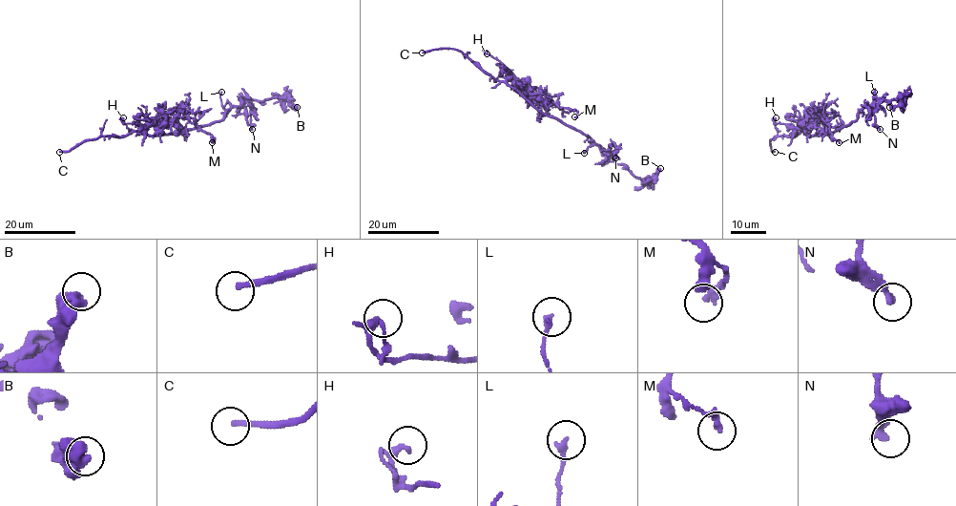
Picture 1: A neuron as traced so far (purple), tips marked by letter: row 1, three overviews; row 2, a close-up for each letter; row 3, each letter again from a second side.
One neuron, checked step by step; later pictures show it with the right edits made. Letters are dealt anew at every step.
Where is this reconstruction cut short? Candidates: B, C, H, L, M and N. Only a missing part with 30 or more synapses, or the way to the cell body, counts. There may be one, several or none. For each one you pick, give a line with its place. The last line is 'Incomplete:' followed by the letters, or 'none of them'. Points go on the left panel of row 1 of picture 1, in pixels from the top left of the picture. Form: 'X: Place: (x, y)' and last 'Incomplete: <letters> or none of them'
C: Place: (59, 152)
Incomplete: C

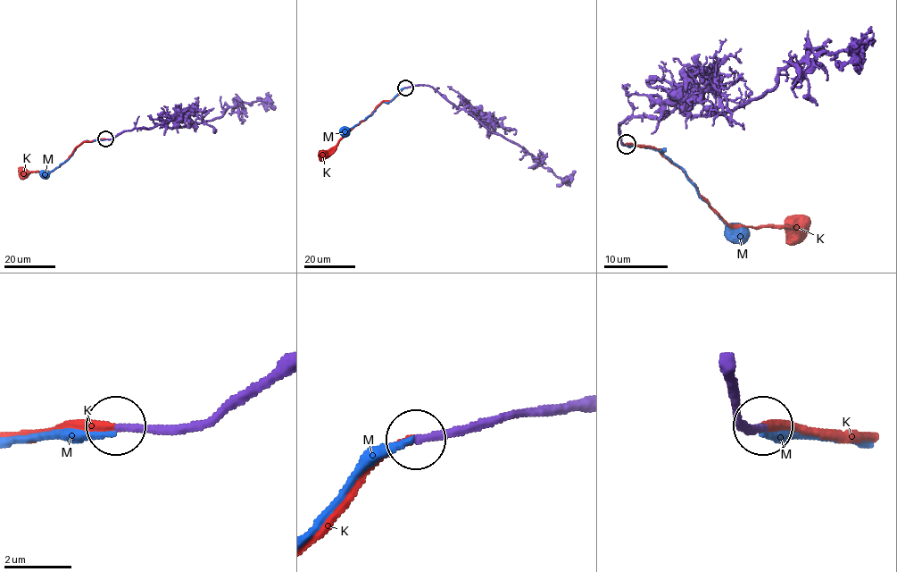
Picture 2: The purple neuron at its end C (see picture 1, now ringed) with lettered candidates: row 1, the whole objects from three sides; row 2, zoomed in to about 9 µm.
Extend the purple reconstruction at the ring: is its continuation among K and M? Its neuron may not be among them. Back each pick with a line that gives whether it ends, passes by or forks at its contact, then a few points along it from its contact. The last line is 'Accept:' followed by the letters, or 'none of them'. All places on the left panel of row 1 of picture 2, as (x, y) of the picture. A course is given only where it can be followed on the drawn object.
K: it ends | via (104, 139), (84, 141), (51, 171), (23, 172)
Accept: K

